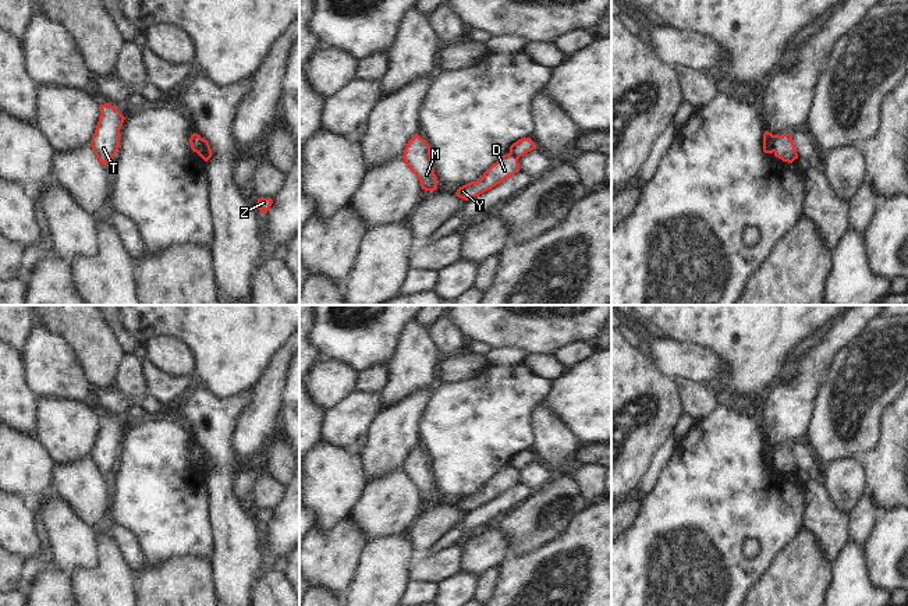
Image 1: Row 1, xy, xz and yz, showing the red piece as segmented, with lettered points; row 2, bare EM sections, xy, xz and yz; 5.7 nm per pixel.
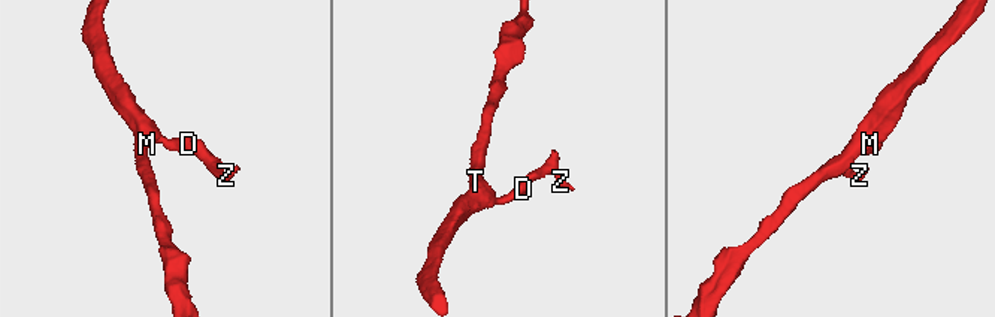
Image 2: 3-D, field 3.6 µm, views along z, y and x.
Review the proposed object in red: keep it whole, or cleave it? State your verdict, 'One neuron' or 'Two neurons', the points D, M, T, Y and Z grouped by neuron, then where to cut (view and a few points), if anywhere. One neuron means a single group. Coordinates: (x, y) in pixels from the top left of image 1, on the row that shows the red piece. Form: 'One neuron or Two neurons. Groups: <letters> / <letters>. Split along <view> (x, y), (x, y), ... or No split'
Two neurons. Groups: D M T Y / Z. Split along xy (201, 138), (202, 156).

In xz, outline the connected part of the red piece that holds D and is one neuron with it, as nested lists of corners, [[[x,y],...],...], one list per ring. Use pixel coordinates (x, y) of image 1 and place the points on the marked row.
[[[507,153],[503,157],[500,157],[496,163],[493,163],[479,180],[471,181],[460,187],[455,194],[458,198],[469,201],[492,189],[493,187],[496,187],[497,184],[500,184],[501,181],[514,176],[518,171],[518,159]]]

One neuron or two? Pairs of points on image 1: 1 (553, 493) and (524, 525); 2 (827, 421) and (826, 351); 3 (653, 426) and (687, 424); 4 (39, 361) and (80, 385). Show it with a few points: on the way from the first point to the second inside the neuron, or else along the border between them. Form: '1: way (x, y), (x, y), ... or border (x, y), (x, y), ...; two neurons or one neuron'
1: way (546, 502), (532, 517); one neuron
2: border (844, 347), (827, 371), (813, 406); two neurons
3: border (683, 414), (673, 435); two neurons
4: way (49, 367), (70, 383); one neuron

